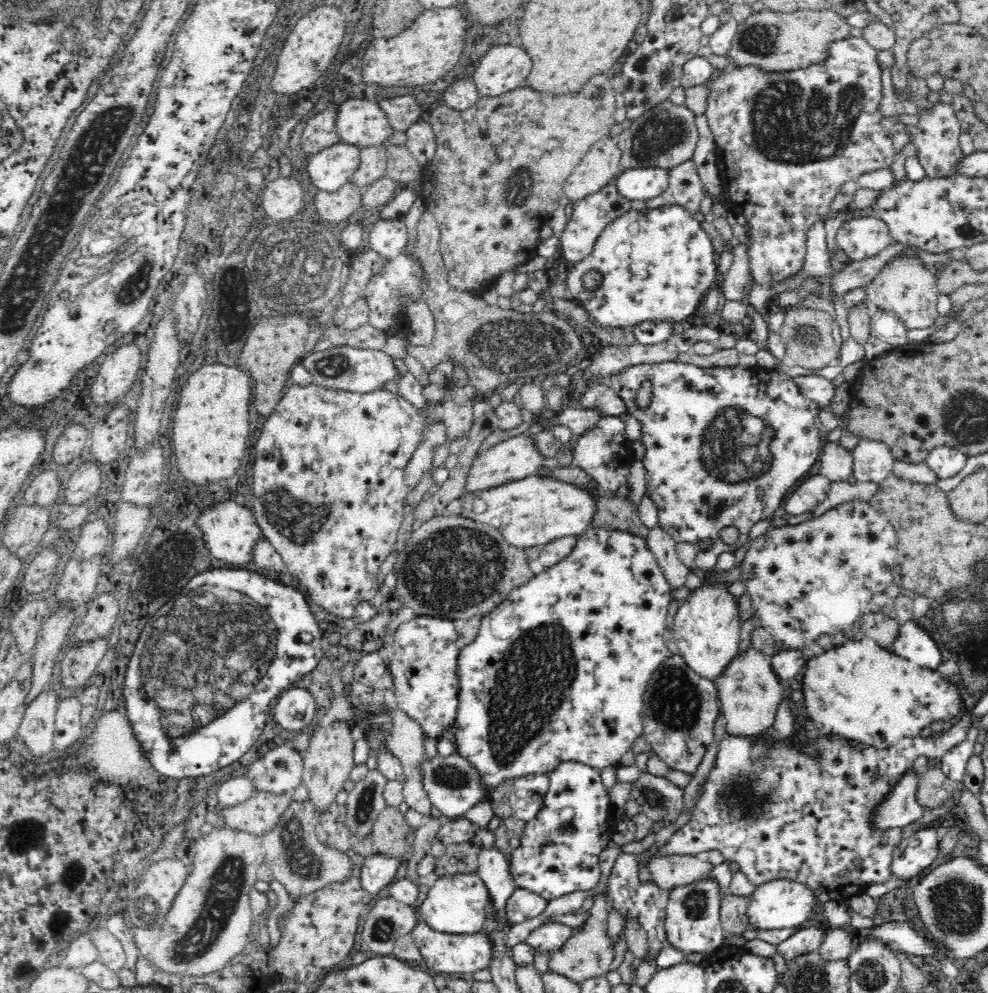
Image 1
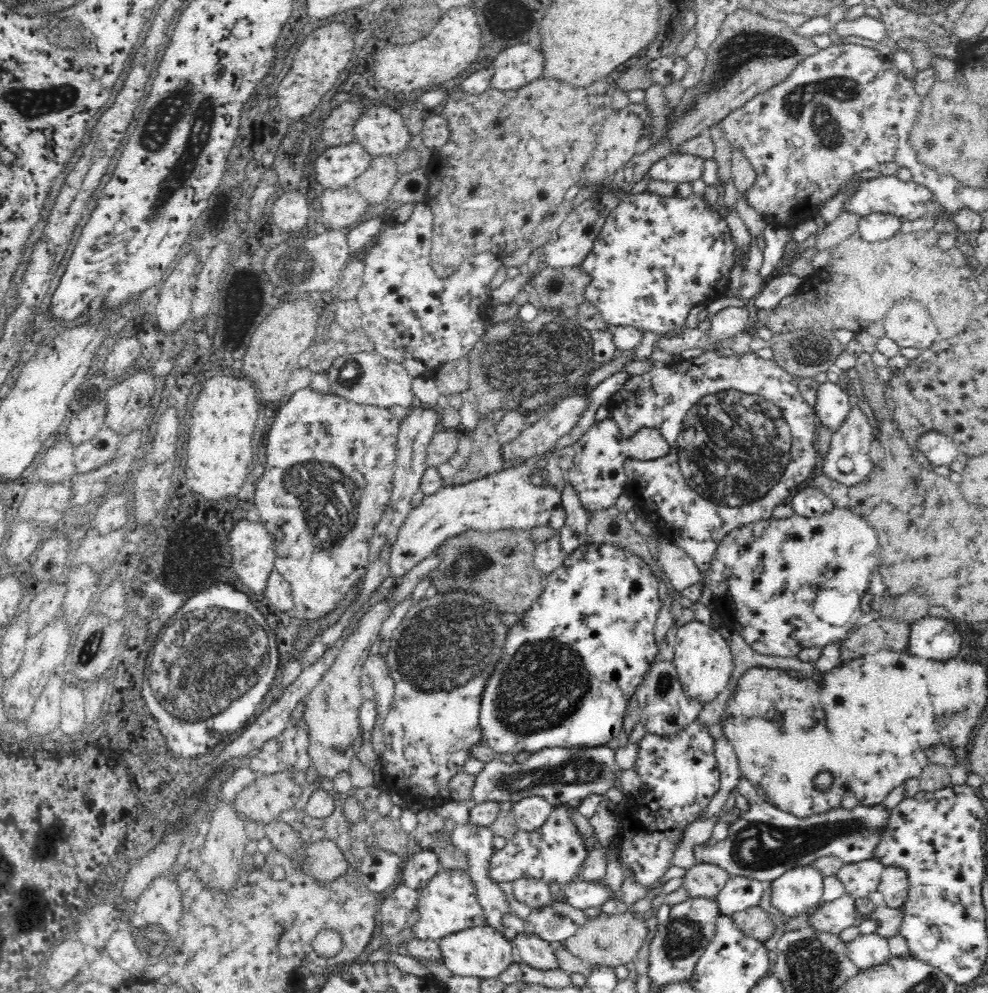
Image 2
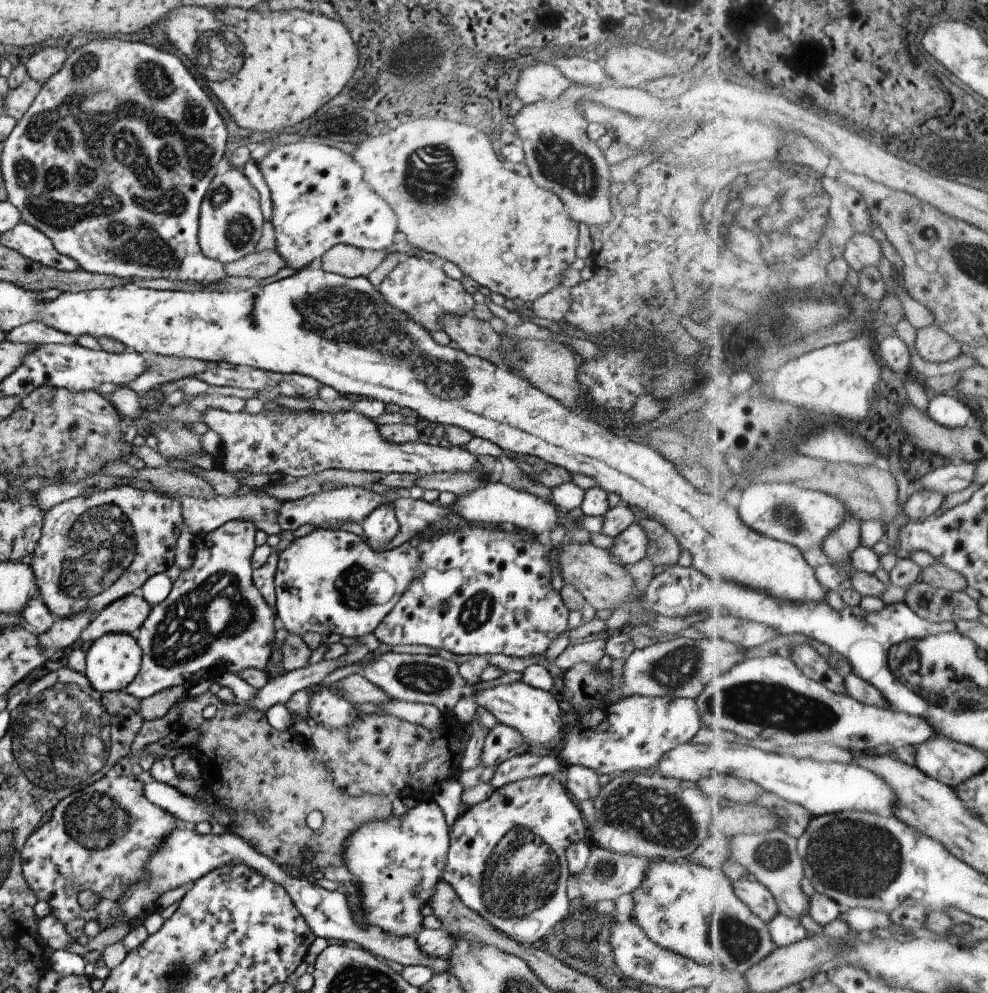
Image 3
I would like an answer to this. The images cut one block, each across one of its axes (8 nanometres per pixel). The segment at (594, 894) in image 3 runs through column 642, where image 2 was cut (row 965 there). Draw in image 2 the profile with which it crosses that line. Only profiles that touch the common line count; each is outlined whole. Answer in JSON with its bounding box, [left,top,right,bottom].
[848,932,891,969]

